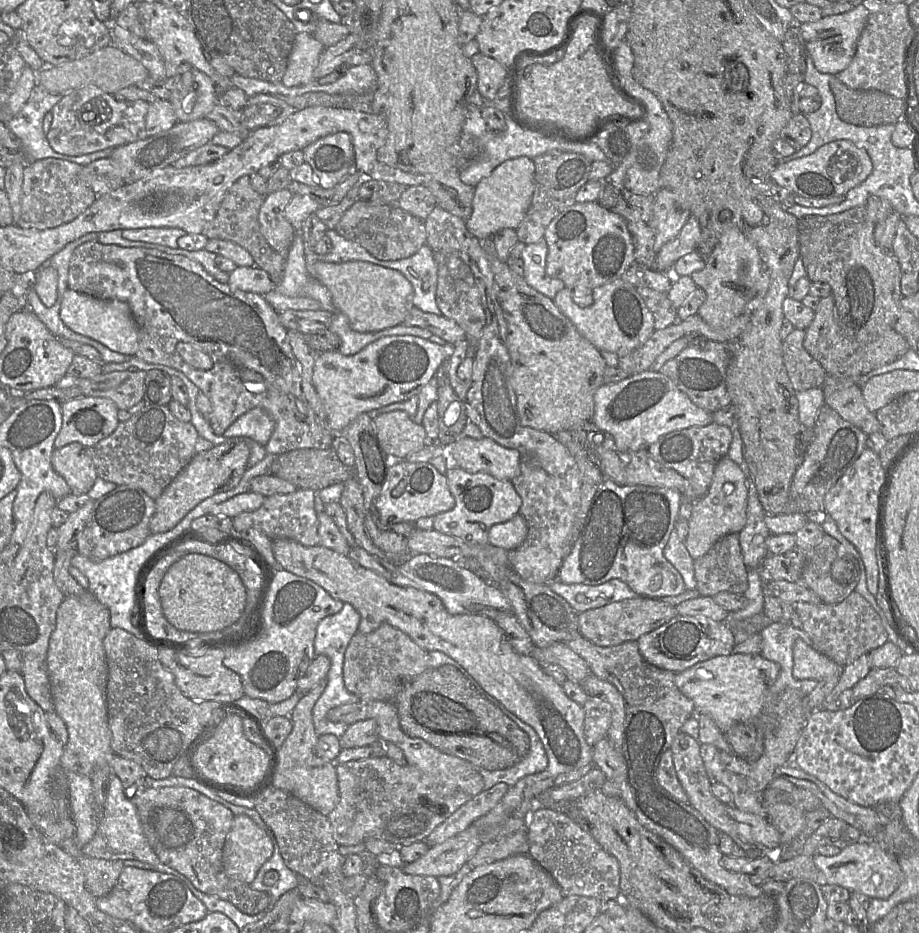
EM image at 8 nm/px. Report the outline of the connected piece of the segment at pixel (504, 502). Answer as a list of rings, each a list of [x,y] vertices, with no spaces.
[[[460,467],[447,468],[446,477],[448,488],[455,499],[455,506],[449,511],[434,516],[433,530],[435,531],[454,536],[466,543],[487,544],[490,528],[494,524],[510,520],[520,511],[522,499],[511,481],[499,480],[484,472],[469,473]]]

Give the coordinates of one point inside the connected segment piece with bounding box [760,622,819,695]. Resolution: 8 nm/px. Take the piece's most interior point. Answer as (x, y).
(778, 639)

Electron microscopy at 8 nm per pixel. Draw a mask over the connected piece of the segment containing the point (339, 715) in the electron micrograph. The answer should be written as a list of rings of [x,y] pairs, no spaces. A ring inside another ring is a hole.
[[[388,623],[374,631],[355,633],[344,655],[343,680],[345,688],[358,697],[359,702],[330,709],[326,718],[347,725],[367,720],[367,703],[391,701],[402,686],[429,668],[428,652],[420,648],[408,635]]]

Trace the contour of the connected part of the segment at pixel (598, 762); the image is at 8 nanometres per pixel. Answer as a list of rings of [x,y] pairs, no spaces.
[[[607,737],[593,746],[593,763],[610,781],[623,782],[628,779],[628,770],[623,754],[612,747]]]

